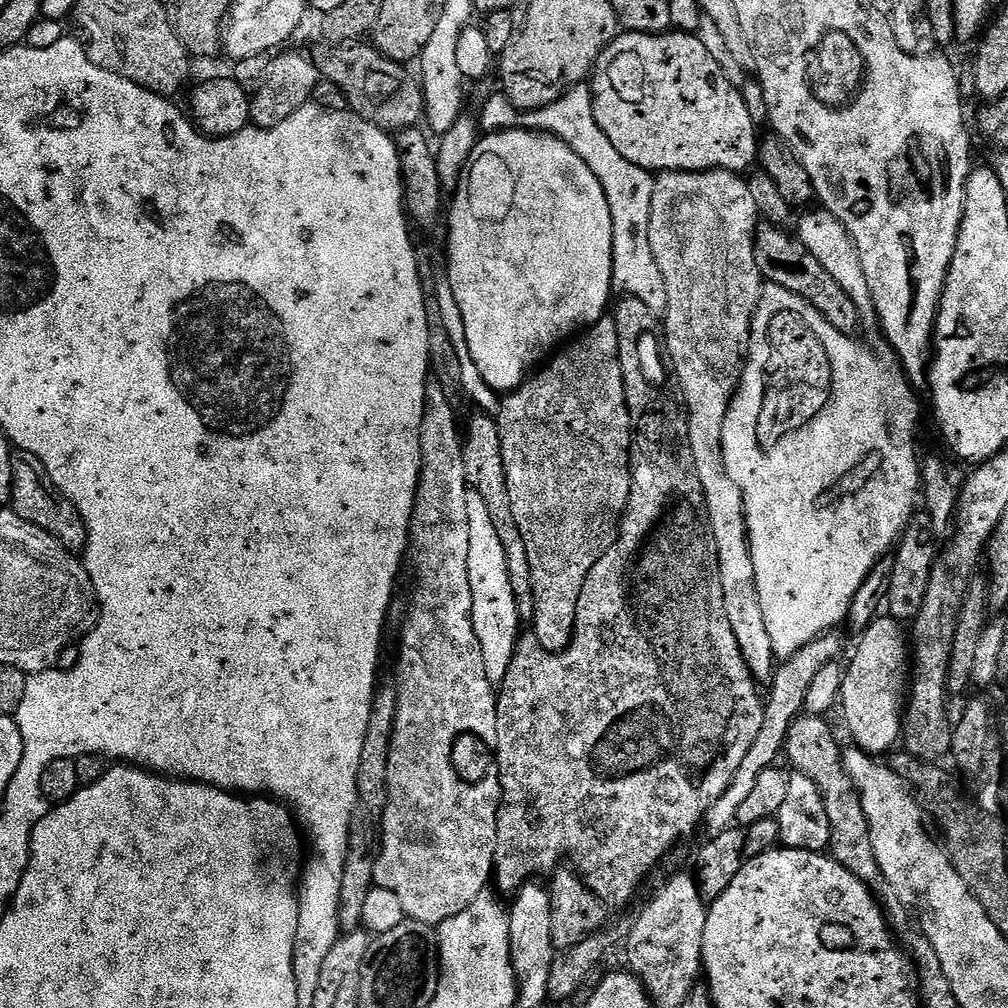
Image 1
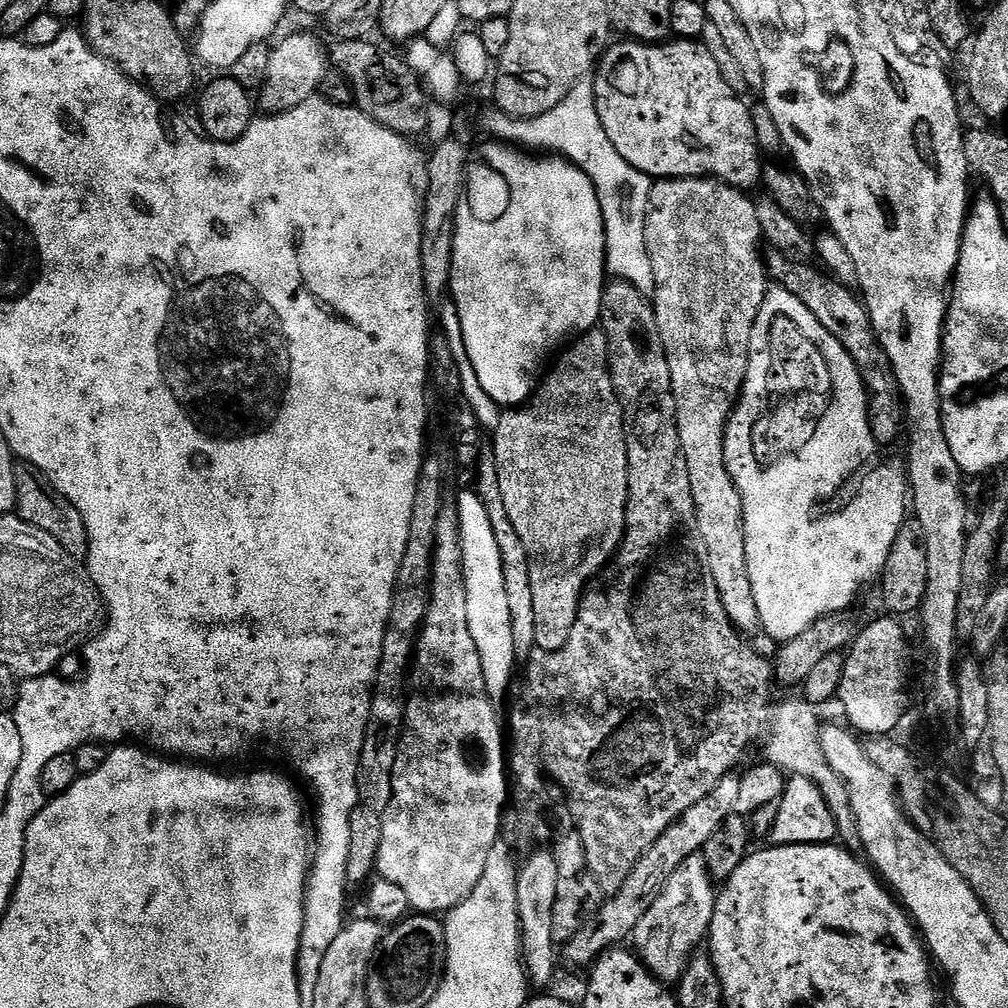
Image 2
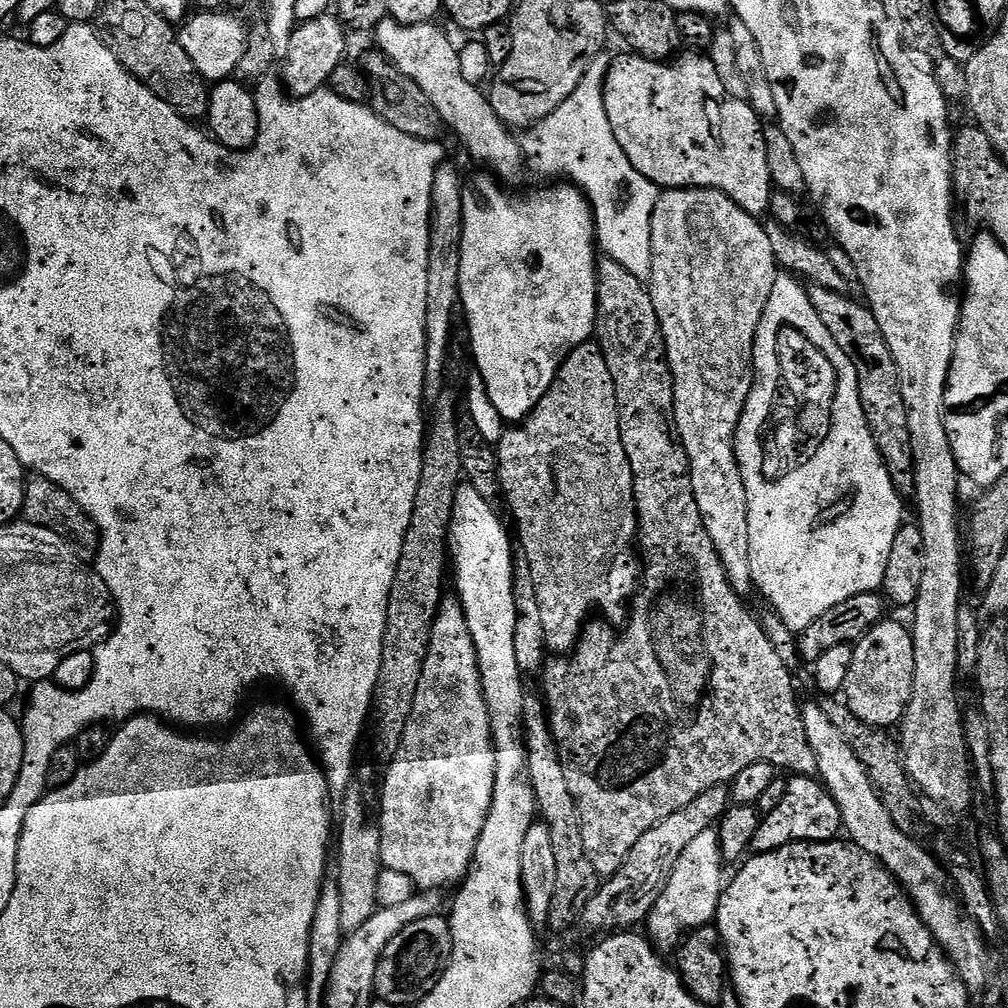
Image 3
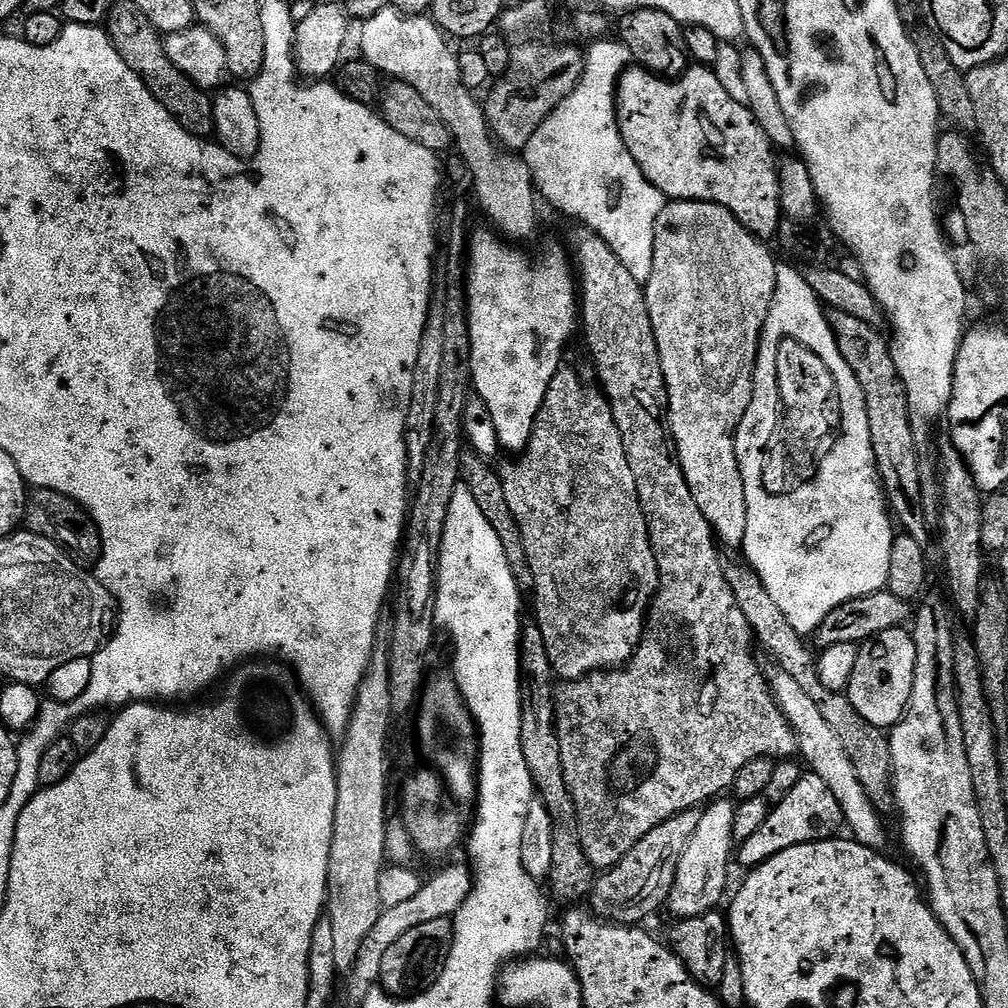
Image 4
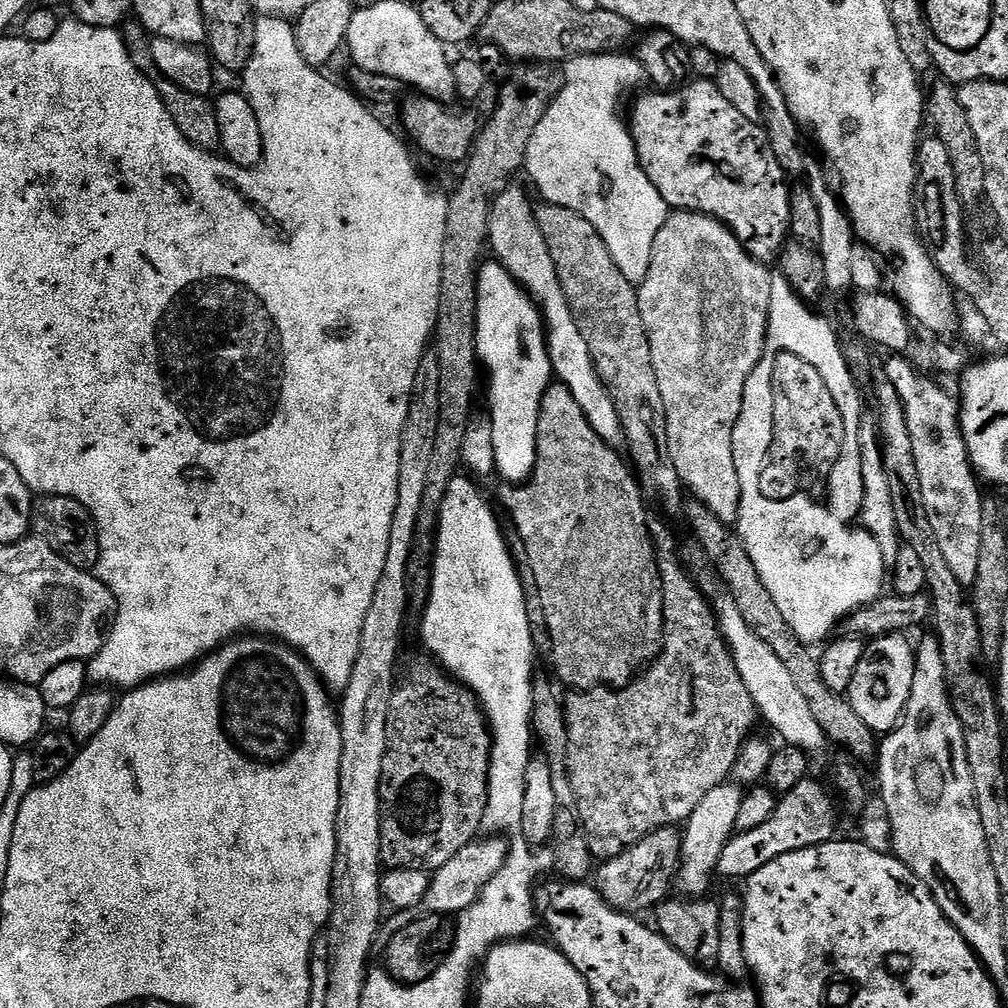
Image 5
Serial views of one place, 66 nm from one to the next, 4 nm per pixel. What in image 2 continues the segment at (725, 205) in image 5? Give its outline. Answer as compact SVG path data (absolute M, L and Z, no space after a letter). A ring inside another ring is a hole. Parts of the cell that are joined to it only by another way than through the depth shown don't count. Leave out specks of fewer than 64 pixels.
M679 38L662 44L620 43L624 44L613 43L600 57L594 72L598 118L606 138L614 142L614 150L650 178L711 178L741 190L757 187L762 180L762 153L755 140L749 105L726 84L705 44Z

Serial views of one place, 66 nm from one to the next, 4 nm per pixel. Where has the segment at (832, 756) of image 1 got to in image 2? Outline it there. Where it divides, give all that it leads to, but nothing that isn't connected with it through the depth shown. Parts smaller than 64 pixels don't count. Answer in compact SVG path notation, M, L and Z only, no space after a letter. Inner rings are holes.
M803 698L784 700L777 706L776 737L772 740L773 756L770 756L770 760L789 777L801 776L816 784L836 819L839 839L855 841L858 837L858 826L854 818L850 794L847 786L838 778L838 774L834 774L830 762L826 762L826 754L822 750L820 741L822 719L820 720L820 716L816 712L819 712L817 705L810 704Z

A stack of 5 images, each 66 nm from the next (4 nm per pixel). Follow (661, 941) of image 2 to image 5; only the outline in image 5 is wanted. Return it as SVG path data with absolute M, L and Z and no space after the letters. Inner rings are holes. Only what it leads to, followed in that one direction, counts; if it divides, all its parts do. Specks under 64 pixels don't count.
M725 782L714 786L702 802L690 814L686 821L686 827L682 832L680 846L680 871L678 873L678 888L688 898L704 898L709 895L712 888L712 876L717 871L719 859L722 858L723 848L736 832L738 822L738 809L742 807L742 798L745 789L732 782Z

